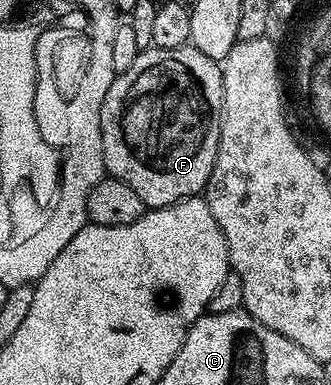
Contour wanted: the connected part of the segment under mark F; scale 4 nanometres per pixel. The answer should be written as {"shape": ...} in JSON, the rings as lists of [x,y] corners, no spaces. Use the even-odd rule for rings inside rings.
{"shape":[[[192,47],[183,49],[142,49],[138,53],[135,63],[127,67],[127,71],[116,74],[107,91],[107,95],[101,104],[101,134],[103,135],[103,159],[105,160],[105,172],[110,177],[119,179],[143,199],[143,203],[149,209],[167,209],[177,201],[185,201],[189,197],[198,196],[204,190],[205,184],[213,170],[213,164],[217,158],[217,144],[221,134],[221,108],[223,107],[223,79],[221,78],[221,65],[212,61],[203,51]]]}

